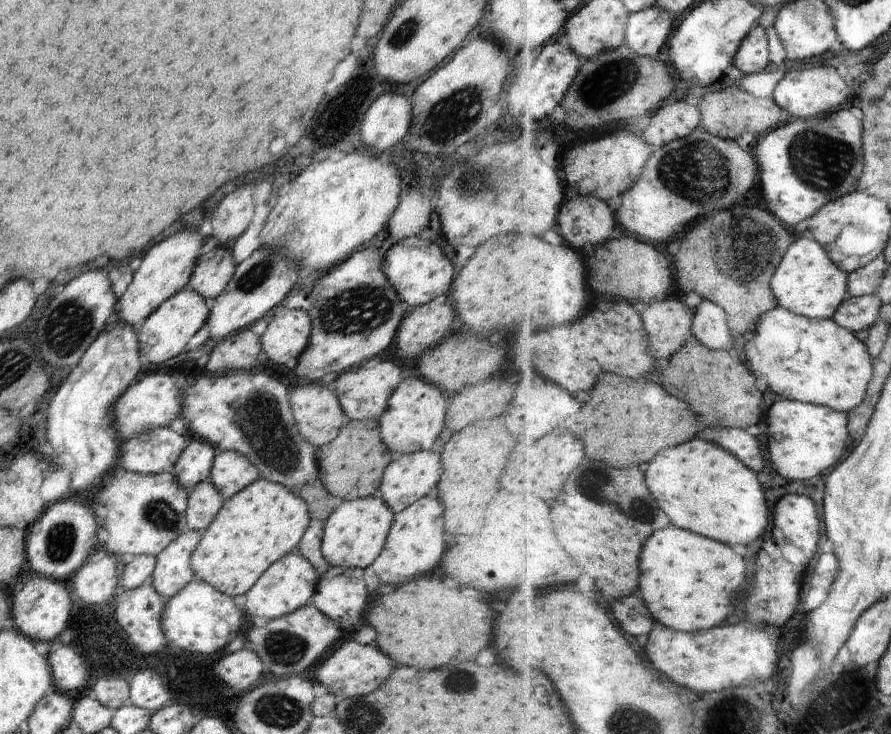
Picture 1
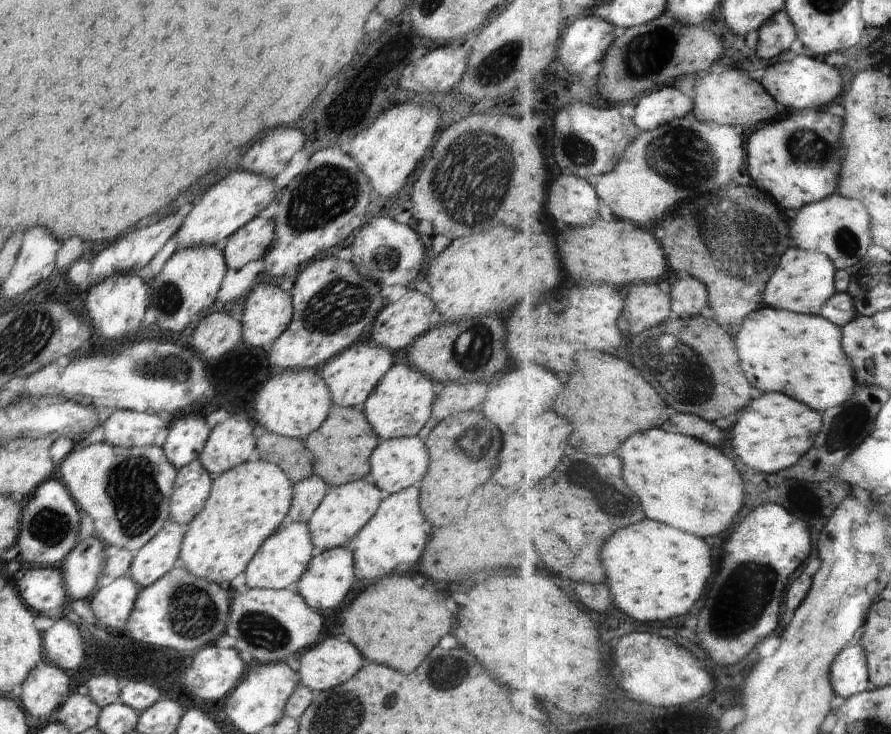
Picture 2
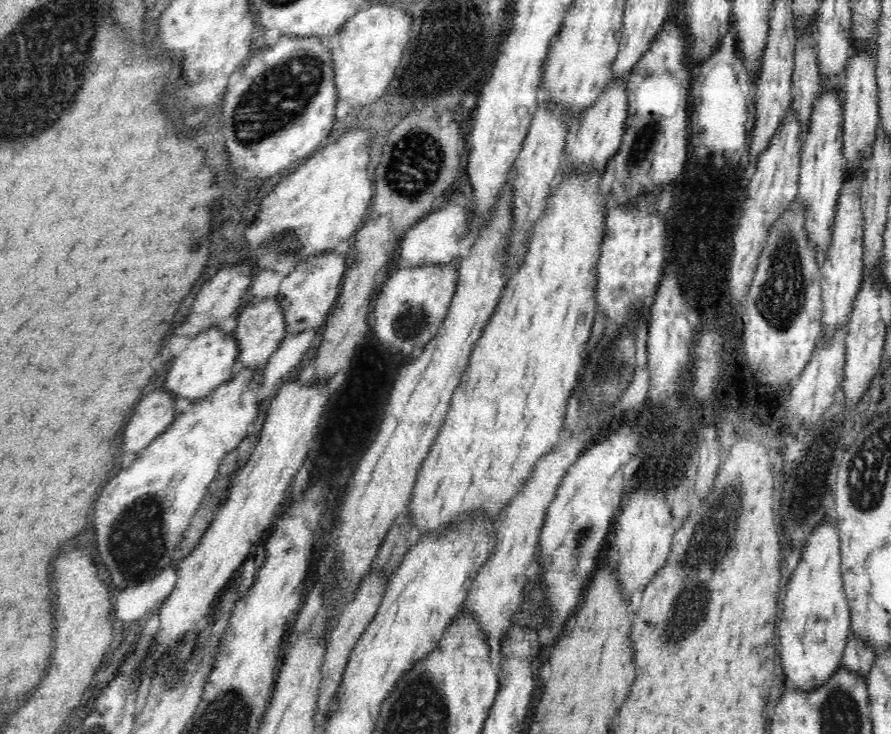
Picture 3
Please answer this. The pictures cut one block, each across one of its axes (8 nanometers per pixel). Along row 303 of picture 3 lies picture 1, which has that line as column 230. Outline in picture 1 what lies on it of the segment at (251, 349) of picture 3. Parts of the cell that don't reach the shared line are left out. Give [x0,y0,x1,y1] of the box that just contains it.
[190,244,236,298]

